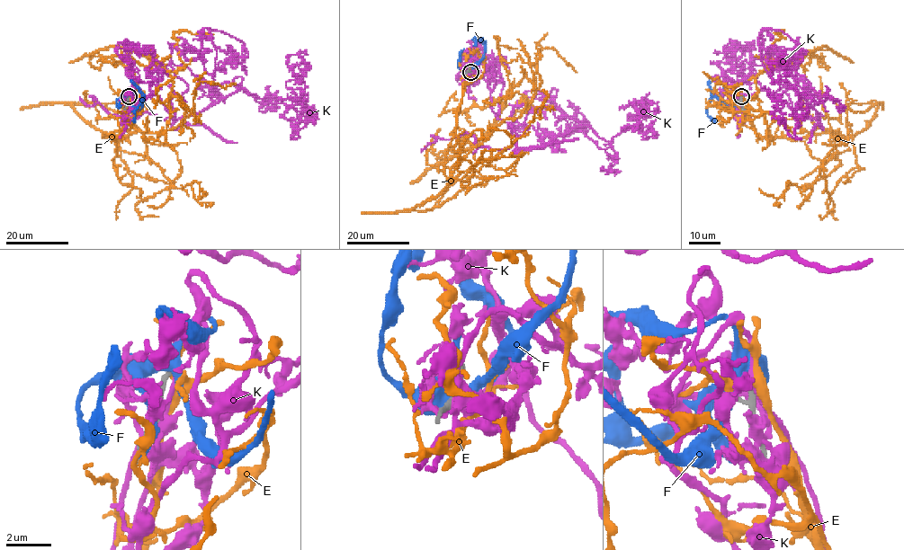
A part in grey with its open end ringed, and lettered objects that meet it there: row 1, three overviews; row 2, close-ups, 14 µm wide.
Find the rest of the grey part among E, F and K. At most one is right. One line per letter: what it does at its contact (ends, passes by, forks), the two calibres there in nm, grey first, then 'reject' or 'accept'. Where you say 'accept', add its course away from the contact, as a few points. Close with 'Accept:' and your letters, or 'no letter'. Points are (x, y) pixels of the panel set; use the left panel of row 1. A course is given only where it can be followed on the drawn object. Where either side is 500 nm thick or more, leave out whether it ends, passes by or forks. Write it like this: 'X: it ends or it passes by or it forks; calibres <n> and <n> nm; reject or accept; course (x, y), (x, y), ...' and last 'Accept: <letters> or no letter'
E: it forks; calibres 280 and 280 nm; reject
F: it forks; calibres 260 and 440 nm; reject
K: it passes by; calibres 260 and 200 nm; reject
Accept: no letter

